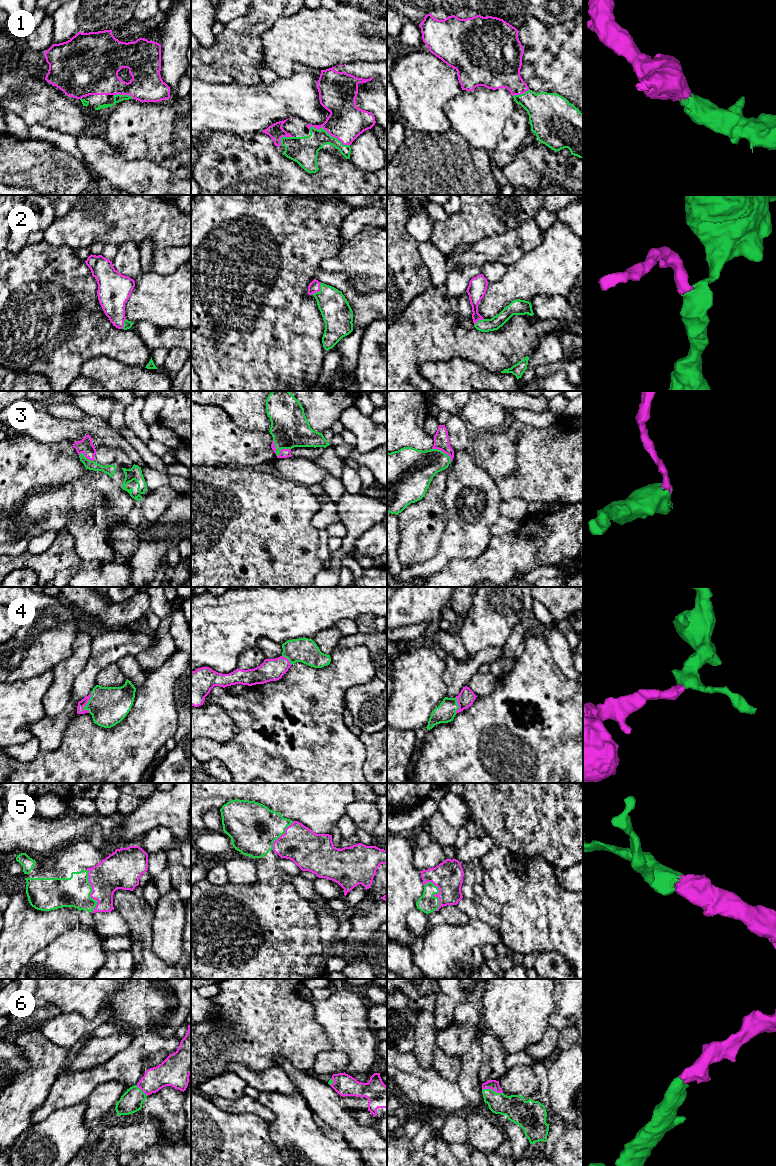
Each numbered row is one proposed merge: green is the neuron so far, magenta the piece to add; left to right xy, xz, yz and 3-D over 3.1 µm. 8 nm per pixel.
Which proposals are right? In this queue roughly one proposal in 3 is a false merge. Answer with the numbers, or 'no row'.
1, 2, 3, 4, 5, 6

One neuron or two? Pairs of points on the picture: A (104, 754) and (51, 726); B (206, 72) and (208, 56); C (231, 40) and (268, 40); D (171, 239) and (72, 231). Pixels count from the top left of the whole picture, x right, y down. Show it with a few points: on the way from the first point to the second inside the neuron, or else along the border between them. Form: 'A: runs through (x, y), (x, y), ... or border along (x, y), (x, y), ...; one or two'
A: border along (77, 714), (67, 725), (61, 743), (49, 750); two
B: border along (201, 64), (211, 64), (228, 74); two
C: border along (276, 21), (260, 35), (263, 63); two
D: runs through (146, 219), (111, 219), (106, 226), (97, 226); one

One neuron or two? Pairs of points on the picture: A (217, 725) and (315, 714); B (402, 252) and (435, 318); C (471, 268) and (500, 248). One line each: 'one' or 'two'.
A: two
B: two
C: one

